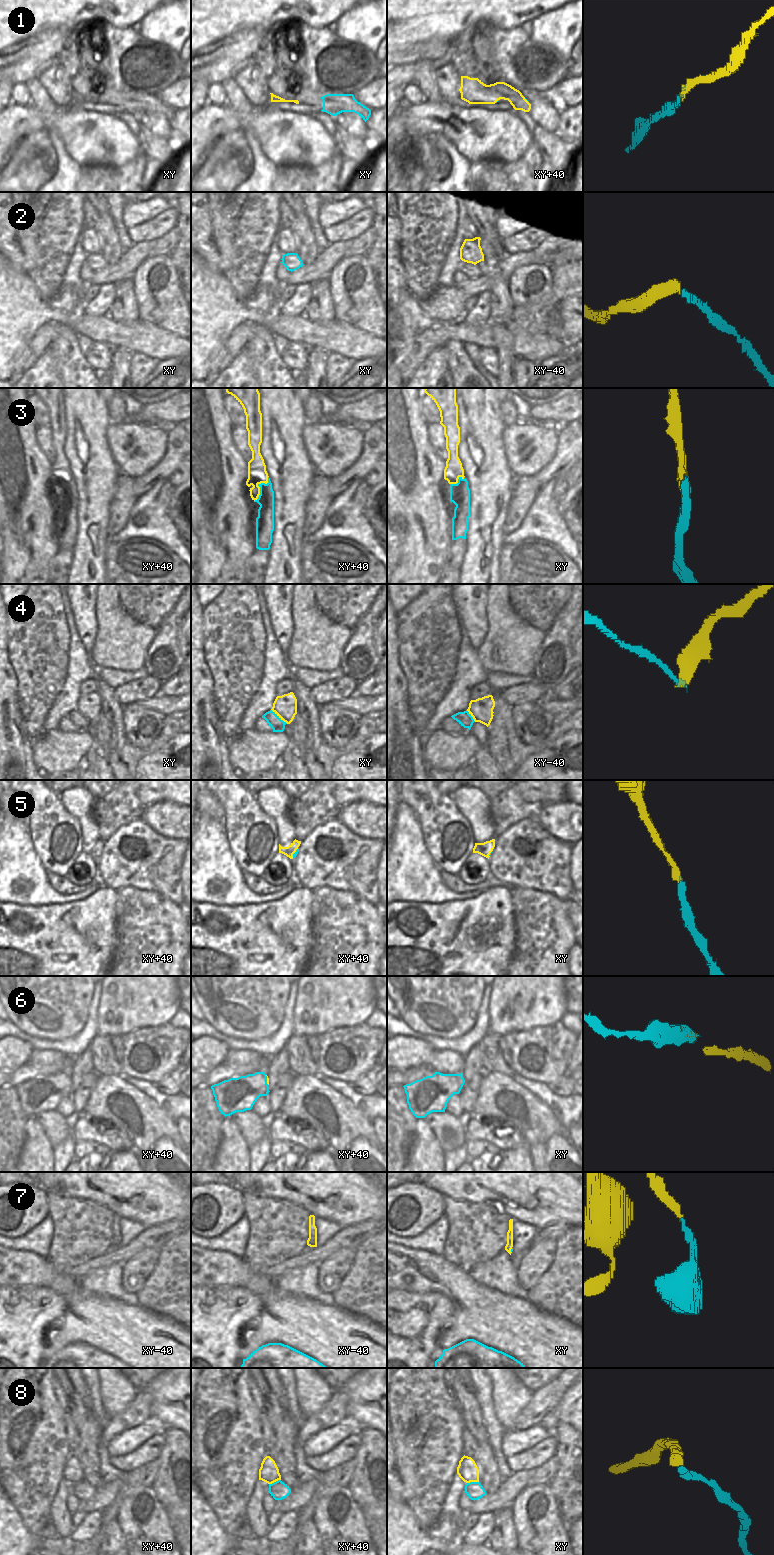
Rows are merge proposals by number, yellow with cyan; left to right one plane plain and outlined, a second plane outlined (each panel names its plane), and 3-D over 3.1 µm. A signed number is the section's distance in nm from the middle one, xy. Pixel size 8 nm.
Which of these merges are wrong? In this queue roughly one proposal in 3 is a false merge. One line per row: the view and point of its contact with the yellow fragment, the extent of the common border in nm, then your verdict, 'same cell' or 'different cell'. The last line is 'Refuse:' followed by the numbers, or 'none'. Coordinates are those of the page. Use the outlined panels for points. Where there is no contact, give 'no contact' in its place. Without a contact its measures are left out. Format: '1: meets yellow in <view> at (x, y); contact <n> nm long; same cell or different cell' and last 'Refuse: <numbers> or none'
1: meets yellow in xy+40 at (526, 100); contact 50 nm long; same cell
2: no contact; different cell
3: meets yellow in xy+40 at (258, 486); contact 240 nm long; same cell
4: meets yellow in xy at (279, 716); contact 180 nm long; different cell
5: meets yellow in xy+40 at (294, 852); contact 90 nm long; same cell
6: meets yellow in xy+40 at (267, 1080); contact 80 nm long; same cell
7: meets yellow in xy at (510, 1250); contact 40 nm long; same cell
8: meets yellow in xy+40 at (274, 1481); contact 100 nm long; different cell
Refuse: 2, 4, 8

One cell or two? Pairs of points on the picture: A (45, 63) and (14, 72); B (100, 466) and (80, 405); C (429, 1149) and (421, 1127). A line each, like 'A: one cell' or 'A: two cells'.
A: one cell
B: one cell
C: one cell

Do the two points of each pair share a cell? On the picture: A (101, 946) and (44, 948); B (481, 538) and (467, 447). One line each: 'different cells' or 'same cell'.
A: same cell
B: same cell

